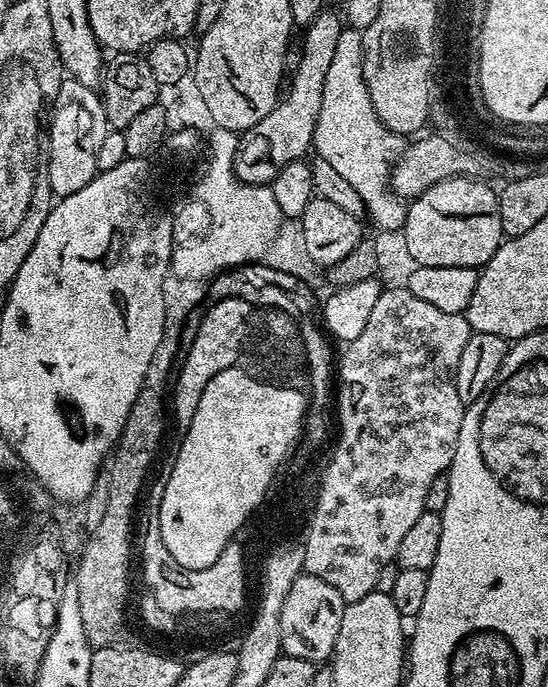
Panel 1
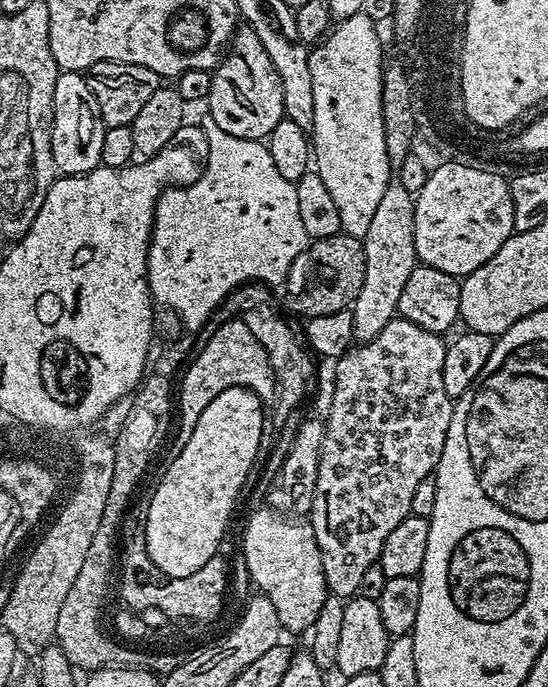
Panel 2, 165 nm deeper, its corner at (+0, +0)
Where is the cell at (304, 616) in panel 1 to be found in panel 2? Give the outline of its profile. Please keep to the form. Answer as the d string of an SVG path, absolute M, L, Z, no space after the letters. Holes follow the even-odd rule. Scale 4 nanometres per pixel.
M262 506L249 518L248 525L244 528L244 564L248 567L253 582L260 587L257 589L267 596L274 606L281 629L285 633L307 633L318 618L318 610L322 610L322 602L326 602L326 598L330 595L326 574L322 570L322 554L318 550L318 542L311 523L307 519Z

